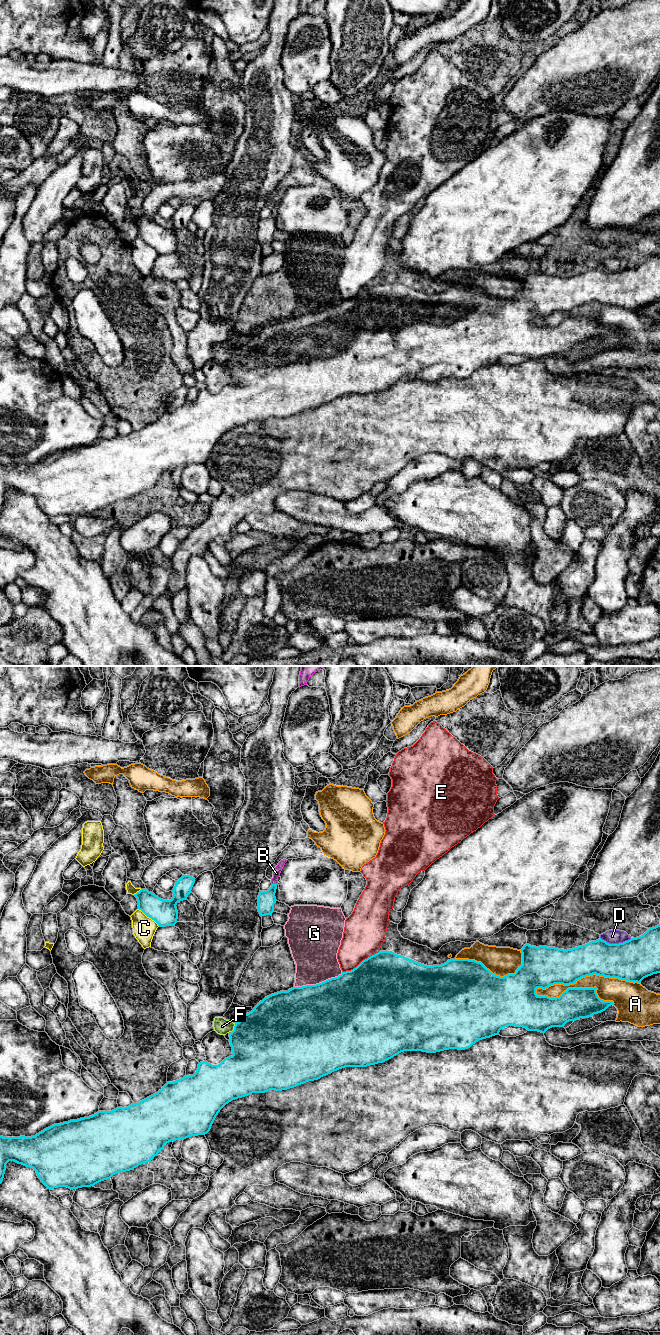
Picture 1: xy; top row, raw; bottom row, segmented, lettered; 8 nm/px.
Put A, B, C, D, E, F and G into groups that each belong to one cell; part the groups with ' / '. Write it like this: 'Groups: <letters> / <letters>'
Groups: A / B / C / D / E / F G

